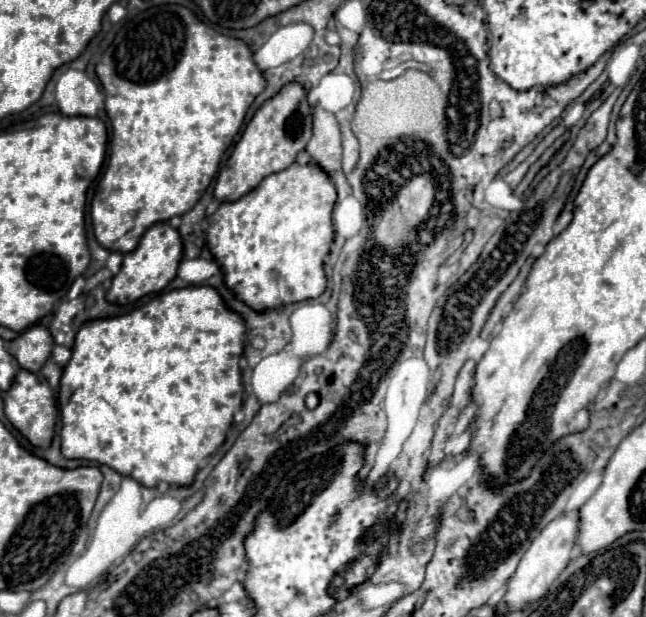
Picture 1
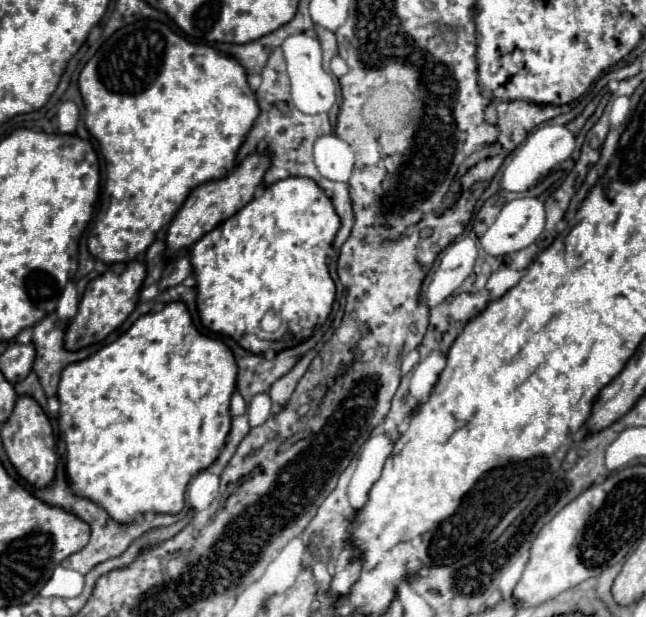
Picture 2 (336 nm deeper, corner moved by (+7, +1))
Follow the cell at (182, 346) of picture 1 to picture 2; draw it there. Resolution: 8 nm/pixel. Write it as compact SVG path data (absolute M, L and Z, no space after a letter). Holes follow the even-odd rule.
M173 301L173 303L167 303L157 313L141 315L125 335L121 335L113 343L101 347L87 359L67 365L63 369L63 375L59 381L59 391L57 391L57 397L61 403L61 409L59 409L59 453L65 461L67 479L71 483L71 489L75 491L75 495L93 499L119 523L129 523L131 519L135 519L137 513L147 513L147 511L179 513L185 505L183 495L185 495L185 487L187 487L189 479L193 475L197 475L199 471L207 469L217 459L217 455L221 453L221 447L225 445L225 437L231 427L229 401L235 391L235 375L237 375L237 367L235 367L235 357L231 355L231 349L221 339L211 339L209 335L203 335L193 325L191 313L183 301Z

